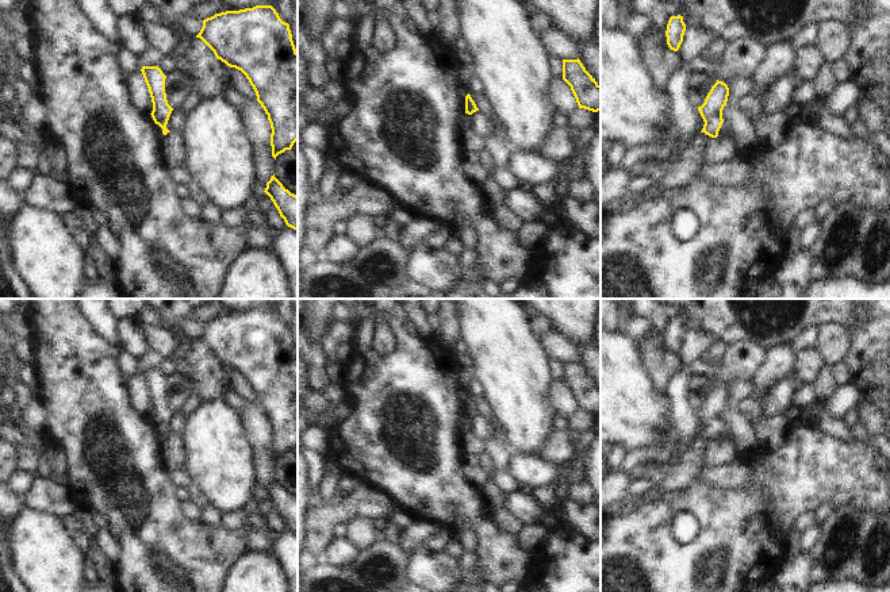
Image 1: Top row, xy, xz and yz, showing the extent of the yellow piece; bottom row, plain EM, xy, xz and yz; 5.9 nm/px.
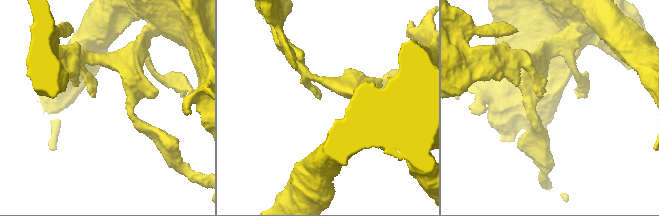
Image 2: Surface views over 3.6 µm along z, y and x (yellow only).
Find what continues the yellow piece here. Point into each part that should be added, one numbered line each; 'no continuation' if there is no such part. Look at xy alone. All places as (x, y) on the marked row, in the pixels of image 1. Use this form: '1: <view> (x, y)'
no continuation

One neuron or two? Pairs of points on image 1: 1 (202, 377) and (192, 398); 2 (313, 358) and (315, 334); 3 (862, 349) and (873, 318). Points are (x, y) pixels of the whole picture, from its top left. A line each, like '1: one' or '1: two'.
1: two
2: two
3: one

